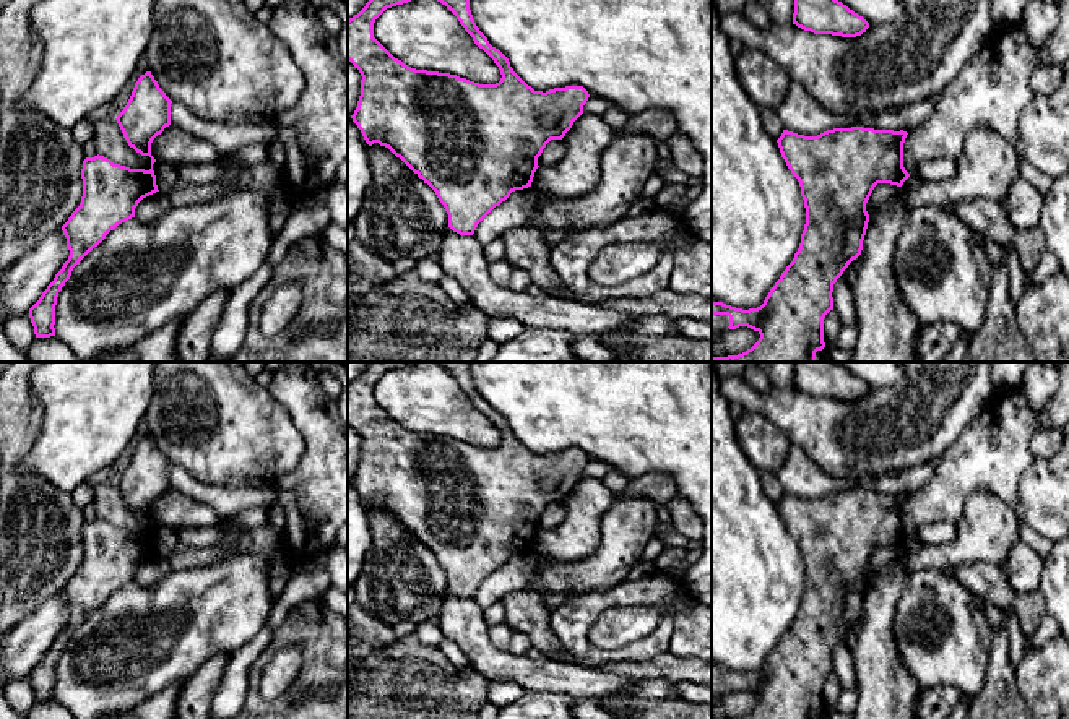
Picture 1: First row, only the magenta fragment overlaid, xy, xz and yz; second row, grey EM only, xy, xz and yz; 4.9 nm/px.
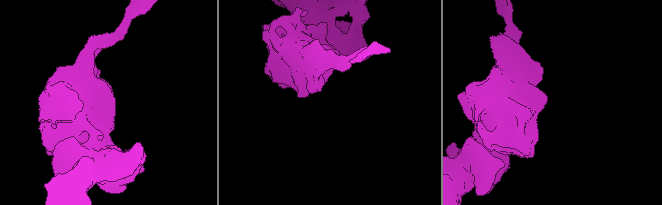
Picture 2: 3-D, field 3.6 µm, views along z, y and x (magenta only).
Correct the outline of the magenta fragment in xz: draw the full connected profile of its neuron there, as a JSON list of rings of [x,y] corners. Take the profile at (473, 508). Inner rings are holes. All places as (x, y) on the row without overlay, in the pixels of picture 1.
[[[370,362],[366,370],[348,383],[348,424],[359,433],[361,459],[351,479],[366,506],[379,506],[400,521],[437,558],[448,578],[448,591],[460,599],[473,599],[478,588],[512,555],[531,550],[538,521],[551,503],[562,503],[573,485],[583,477],[590,458],[583,450],[554,451],[546,456],[534,454],[510,430],[509,422],[476,390],[470,362],[432,362],[445,368],[499,430],[500,445],[479,448],[450,437],[416,433],[395,422],[375,401],[374,386],[387,373],[419,362]]]

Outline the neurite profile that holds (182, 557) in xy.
[[[175,544],[166,558],[172,570],[208,566],[223,560],[223,557],[211,549],[197,549],[185,544]]]

